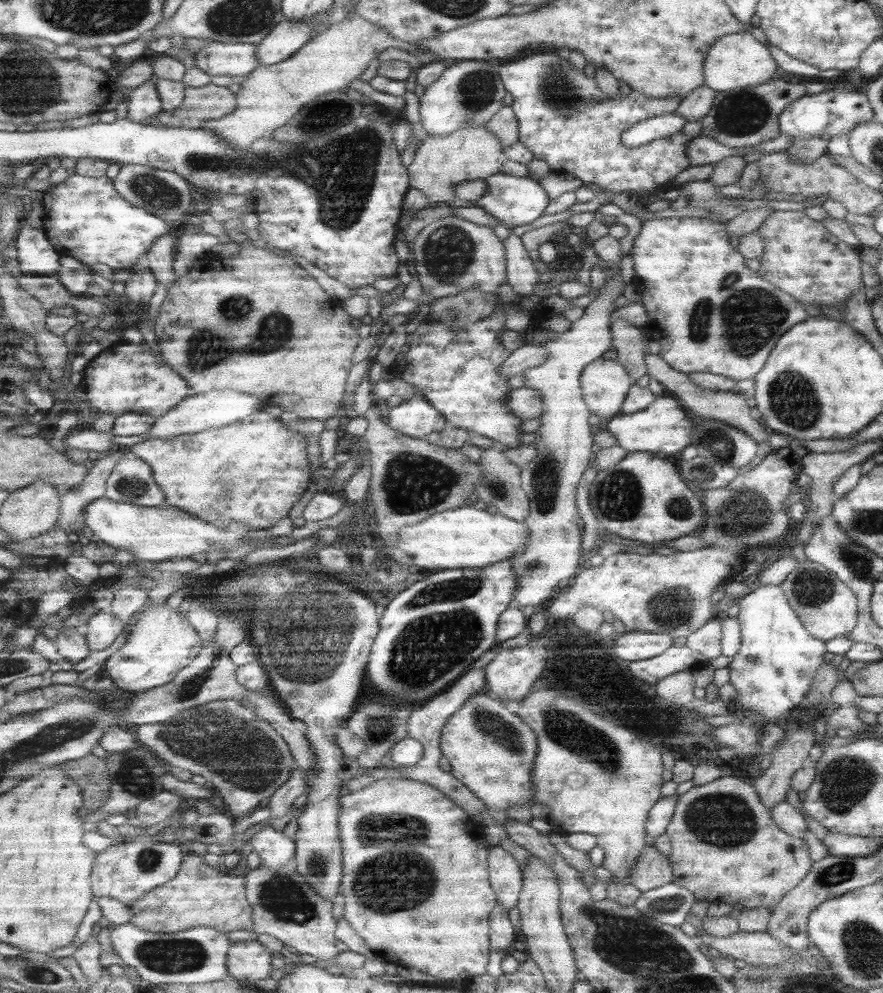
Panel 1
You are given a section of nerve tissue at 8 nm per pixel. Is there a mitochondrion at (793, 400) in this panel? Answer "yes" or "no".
yes

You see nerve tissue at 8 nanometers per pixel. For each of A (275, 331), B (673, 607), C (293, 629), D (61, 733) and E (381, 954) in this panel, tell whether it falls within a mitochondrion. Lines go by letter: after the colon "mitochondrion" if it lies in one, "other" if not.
A: mitochondrion
B: mitochondrion
C: mitochondrion
D: mitochondrion
E: other

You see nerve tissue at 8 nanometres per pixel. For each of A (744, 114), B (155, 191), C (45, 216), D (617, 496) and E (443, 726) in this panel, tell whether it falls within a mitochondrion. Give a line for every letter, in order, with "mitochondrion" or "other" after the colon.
A: mitochondrion
B: mitochondrion
C: other
D: mitochondrion
E: other

